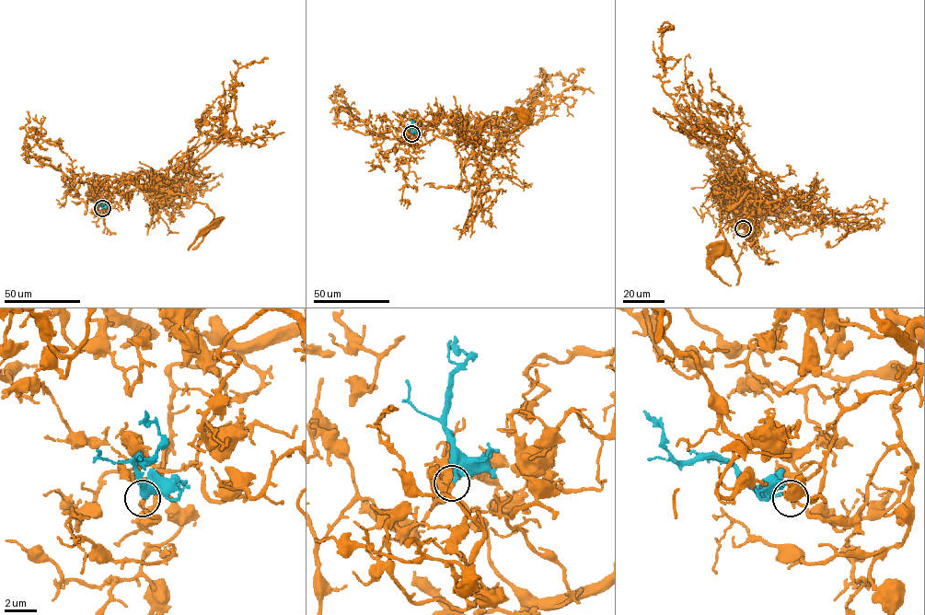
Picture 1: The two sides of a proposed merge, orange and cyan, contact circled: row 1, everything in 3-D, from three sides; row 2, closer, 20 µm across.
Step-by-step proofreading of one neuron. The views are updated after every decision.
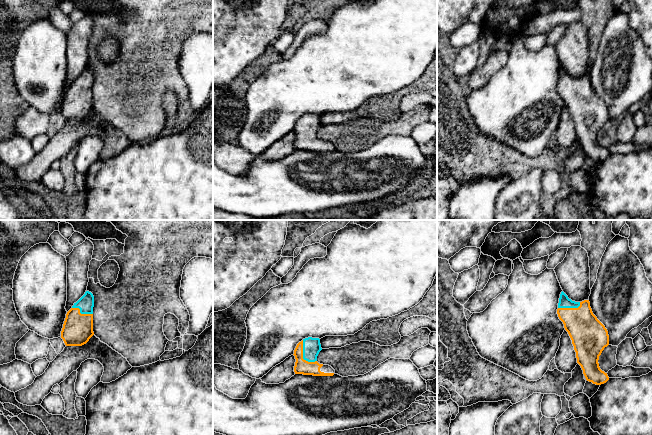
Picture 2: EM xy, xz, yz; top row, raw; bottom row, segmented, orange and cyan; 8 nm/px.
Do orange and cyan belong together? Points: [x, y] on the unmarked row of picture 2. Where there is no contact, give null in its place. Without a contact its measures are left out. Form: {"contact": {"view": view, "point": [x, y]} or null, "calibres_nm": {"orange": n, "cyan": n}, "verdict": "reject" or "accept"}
{"contact": {"view": "xz", "point": [302, 132]}, "calibres_nm": {"orange": 120, "cyan": 140}, "verdict": "accept"}

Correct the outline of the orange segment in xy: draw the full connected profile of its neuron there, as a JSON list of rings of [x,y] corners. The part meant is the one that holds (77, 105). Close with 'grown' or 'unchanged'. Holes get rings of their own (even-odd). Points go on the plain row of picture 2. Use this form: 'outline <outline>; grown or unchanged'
outline [[[86,67],[67,88],[61,107],[66,122],[82,122],[94,111],[93,83],[94,72]]]; grown

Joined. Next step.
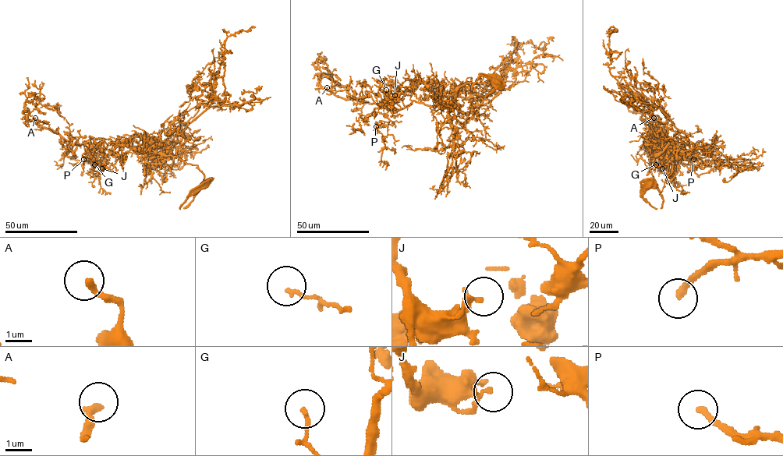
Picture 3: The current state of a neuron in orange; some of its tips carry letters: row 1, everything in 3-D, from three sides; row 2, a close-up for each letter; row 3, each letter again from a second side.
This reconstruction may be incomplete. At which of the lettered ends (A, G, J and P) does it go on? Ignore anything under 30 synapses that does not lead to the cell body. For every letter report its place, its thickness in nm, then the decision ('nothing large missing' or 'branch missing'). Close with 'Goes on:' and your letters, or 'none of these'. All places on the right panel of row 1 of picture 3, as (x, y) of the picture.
A: at (653, 118); 280 nm thick; branch missing
G: at (656, 164); 140 nm thick; nothing large missing
J: at (662, 168); 140 nm thick; nothing large missing
P: at (693, 159); 240 nm thick; branch missing
Goes on: A, P

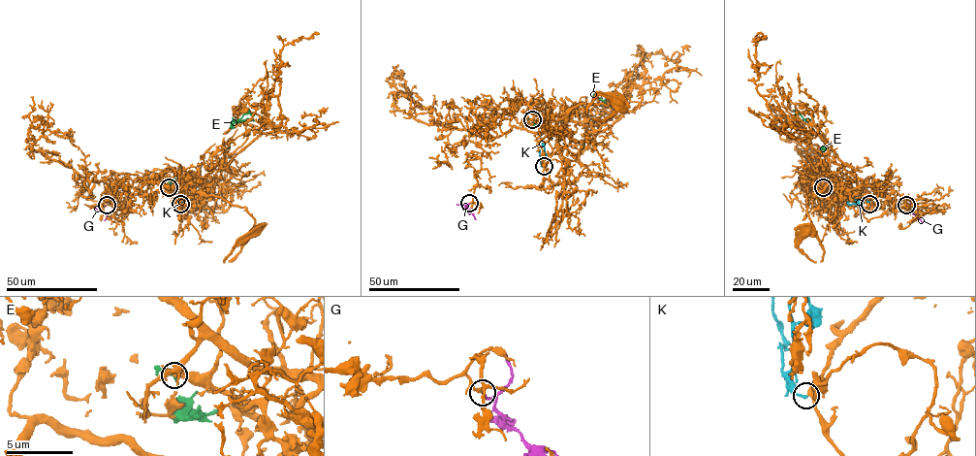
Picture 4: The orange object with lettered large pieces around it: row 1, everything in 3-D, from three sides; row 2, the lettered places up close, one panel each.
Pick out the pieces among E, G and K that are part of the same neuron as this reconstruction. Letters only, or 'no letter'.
G, K

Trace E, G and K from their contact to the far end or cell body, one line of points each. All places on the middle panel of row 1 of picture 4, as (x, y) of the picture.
E: (532, 119), (567, 116), (587, 120), (593, 97), (597, 96), (603, 101), (582, 147), (550, 138)
G: (469, 203), (464, 208), (475, 219)
K: (544, 166), (542, 144)

